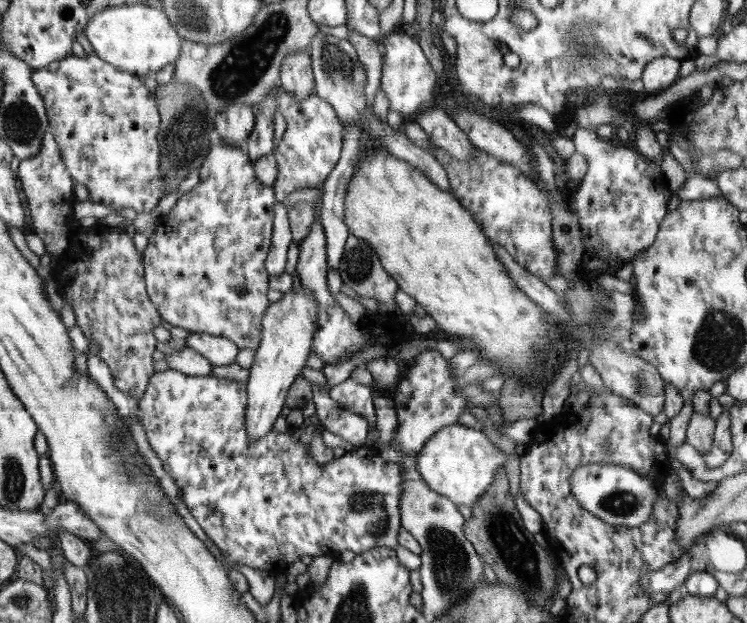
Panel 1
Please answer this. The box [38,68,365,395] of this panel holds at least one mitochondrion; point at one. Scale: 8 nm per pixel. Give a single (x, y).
(173, 152)

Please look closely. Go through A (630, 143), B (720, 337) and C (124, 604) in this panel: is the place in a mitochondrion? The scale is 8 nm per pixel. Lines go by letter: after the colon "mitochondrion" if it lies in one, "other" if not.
A: other
B: mitochondrion
C: mitochondrion

